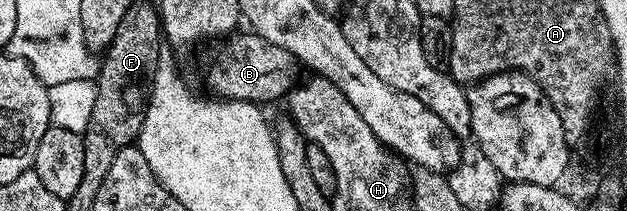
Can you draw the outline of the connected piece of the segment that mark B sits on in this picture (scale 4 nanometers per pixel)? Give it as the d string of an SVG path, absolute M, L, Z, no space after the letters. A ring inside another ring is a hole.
M234 32L224 40L218 41L217 46L209 54L209 63L205 66L205 78L209 86L214 90L216 97L230 102L256 102L266 104L276 98L284 99L298 81L297 70L299 63L291 52L279 48L279 44L271 44L271 40L263 40L263 36L252 32Z

